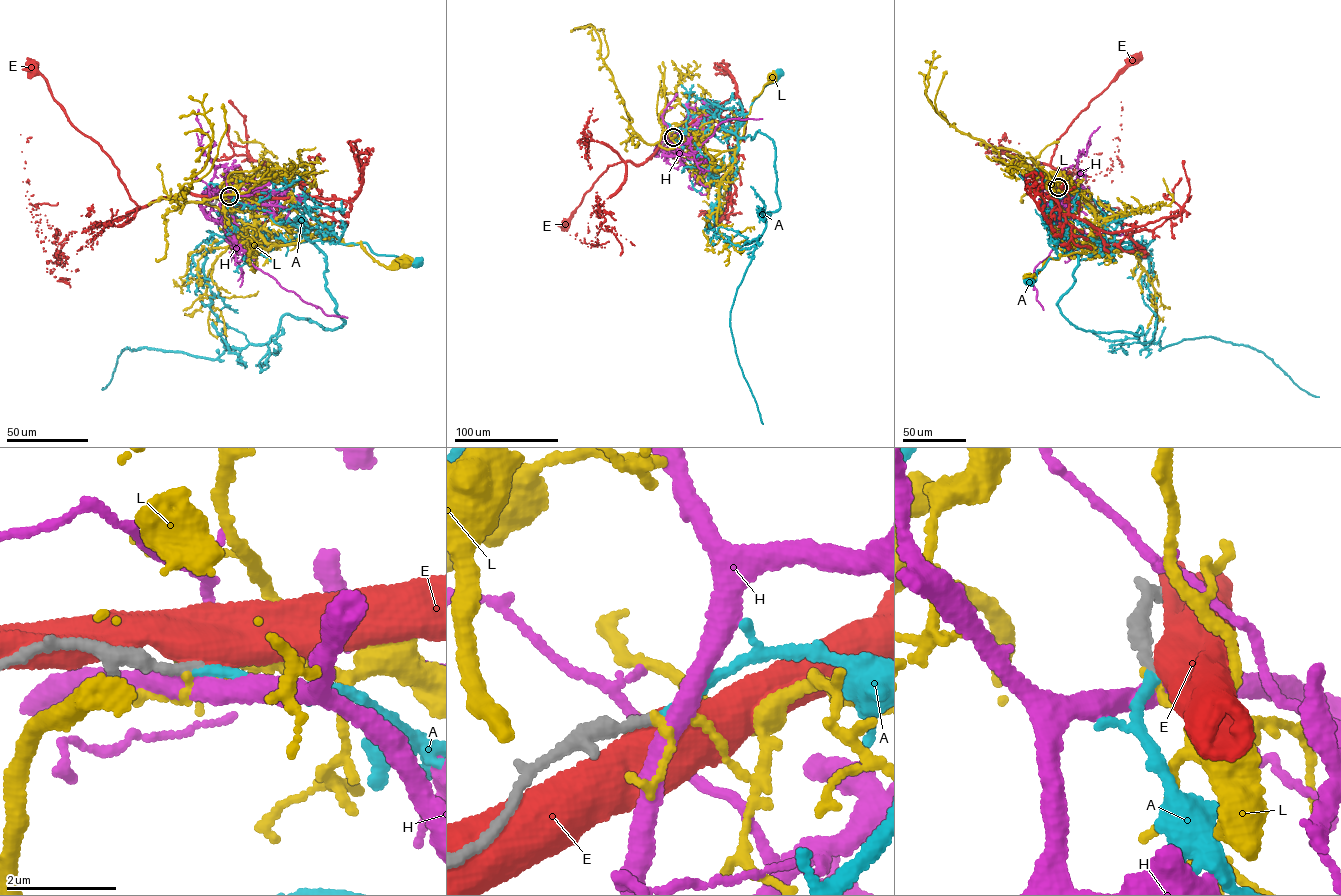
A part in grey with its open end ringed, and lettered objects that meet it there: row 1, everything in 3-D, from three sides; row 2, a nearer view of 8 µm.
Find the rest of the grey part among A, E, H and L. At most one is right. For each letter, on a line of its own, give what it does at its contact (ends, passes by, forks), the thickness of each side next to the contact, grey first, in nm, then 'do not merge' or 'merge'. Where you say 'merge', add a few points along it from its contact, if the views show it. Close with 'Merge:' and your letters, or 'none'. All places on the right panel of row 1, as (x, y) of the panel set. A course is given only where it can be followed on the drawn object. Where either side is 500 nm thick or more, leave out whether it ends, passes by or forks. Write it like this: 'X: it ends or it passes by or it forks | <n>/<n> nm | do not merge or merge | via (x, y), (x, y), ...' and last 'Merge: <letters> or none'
A: it ends | 200/150 nm | merge | via (1058, 187), (1061, 195), (1055, 202), (1072, 251), (1049, 259), (1037, 271), (1035, 280), (1030, 281)
E: 200/700 nm | do not merge
H: it passes by | 190/400 nm | do not merge
L: it passes by | 200/120 nm | do not merge
Merge: A

